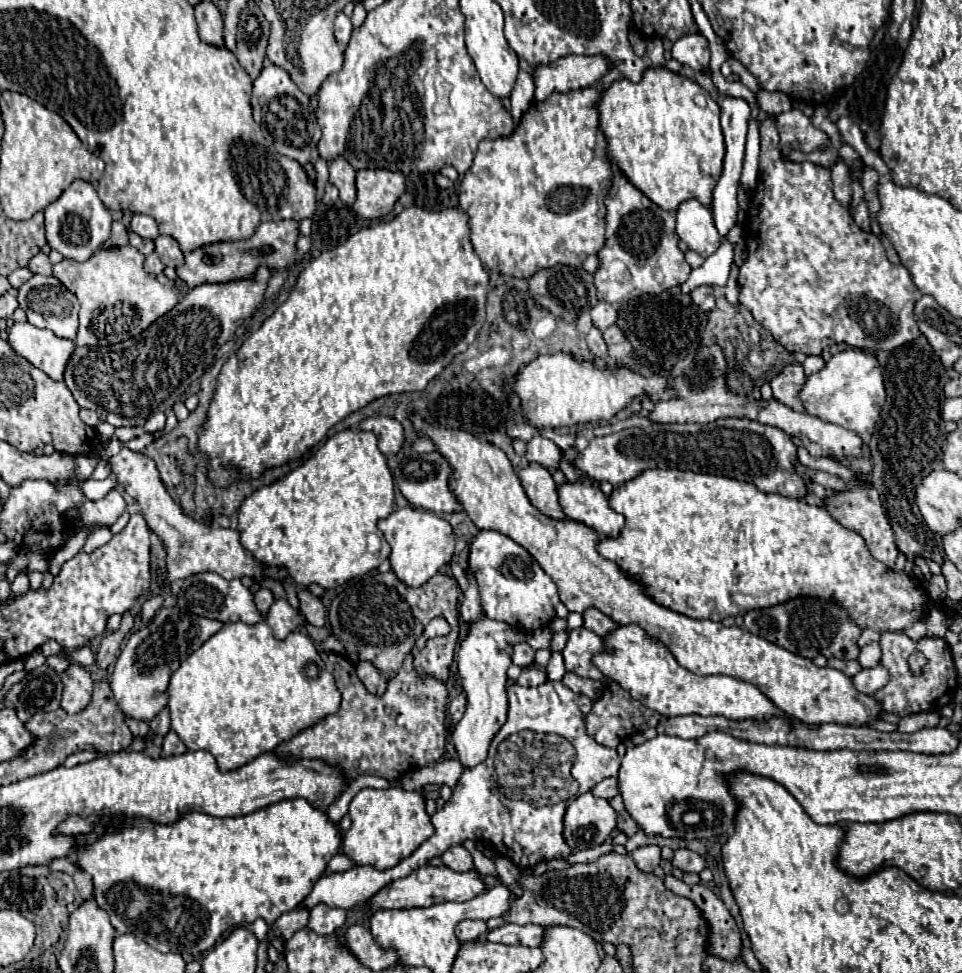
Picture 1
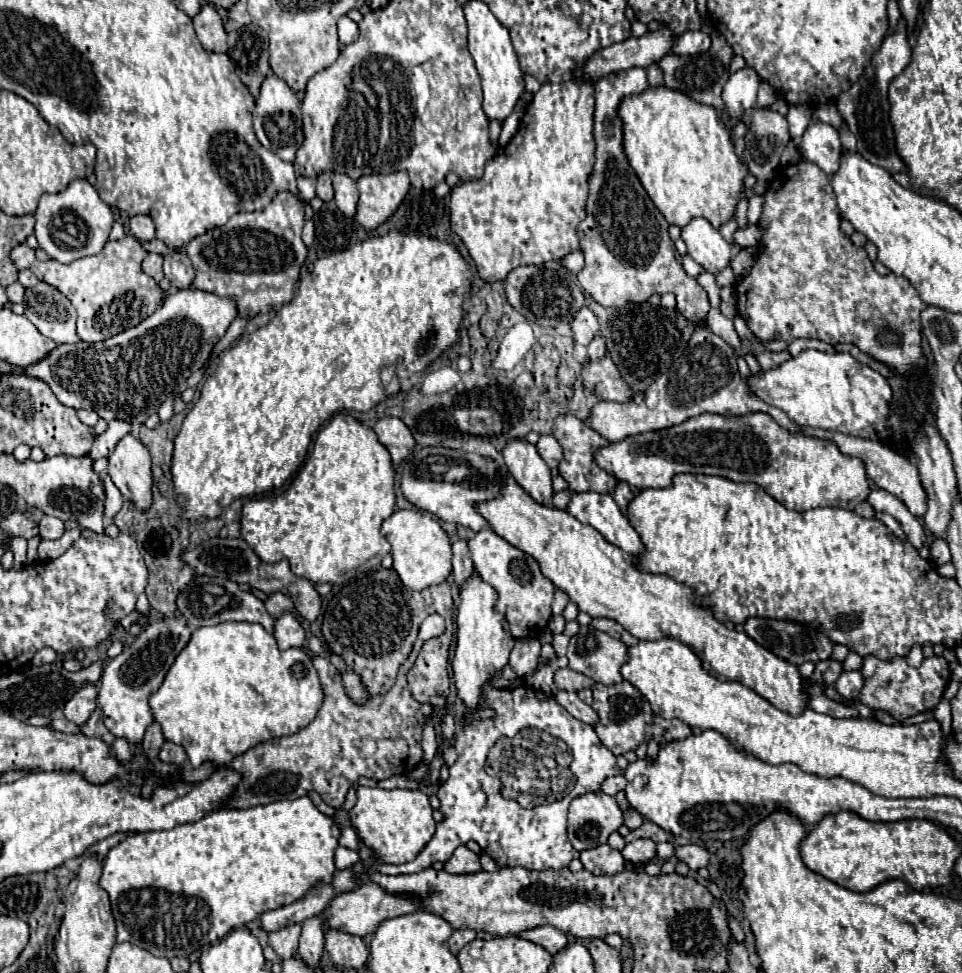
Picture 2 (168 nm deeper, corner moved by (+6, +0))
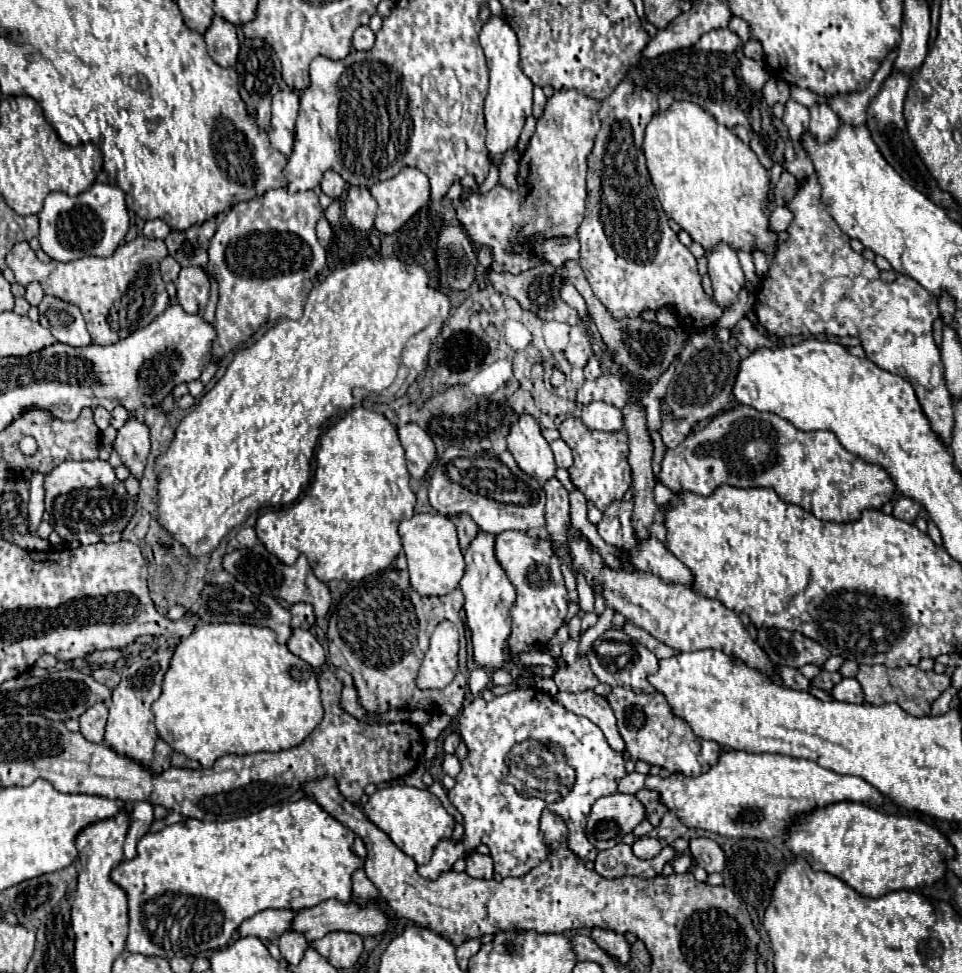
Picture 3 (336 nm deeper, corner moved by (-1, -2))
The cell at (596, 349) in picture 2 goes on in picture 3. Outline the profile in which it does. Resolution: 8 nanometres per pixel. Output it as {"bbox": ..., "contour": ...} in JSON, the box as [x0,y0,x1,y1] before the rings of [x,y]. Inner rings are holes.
{"bbox":[585,356,601,380],"contour":[[[595,356],[589,358],[587,366],[585,366],[585,380],[595,380],[601,376],[601,366],[599,366],[599,360]]]}

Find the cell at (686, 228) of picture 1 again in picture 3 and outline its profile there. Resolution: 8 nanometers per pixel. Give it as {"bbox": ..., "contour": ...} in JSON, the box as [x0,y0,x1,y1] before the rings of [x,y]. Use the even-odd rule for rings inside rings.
{"bbox":[709,244,745,306],"contour":[[[719,244],[709,256],[709,276],[713,282],[713,300],[719,306],[731,306],[737,302],[741,288],[745,286],[745,276],[735,250],[727,244]]]}

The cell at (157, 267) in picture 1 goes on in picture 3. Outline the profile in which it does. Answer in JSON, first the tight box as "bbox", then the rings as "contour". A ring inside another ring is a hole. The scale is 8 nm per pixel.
{"bbox":[161,256,181,282],"contour":[[[167,256],[167,258],[161,262],[161,276],[163,276],[165,282],[175,282],[179,270],[181,270],[179,262],[177,262],[175,258],[171,258],[171,256]]]}

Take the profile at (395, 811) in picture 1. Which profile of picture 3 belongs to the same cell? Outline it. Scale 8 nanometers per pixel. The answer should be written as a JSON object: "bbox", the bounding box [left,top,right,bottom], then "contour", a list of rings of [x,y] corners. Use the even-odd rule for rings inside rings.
{"bbox":[363,786,455,866],"contour":[[[385,786],[379,788],[369,802],[363,806],[365,816],[379,826],[407,856],[411,856],[419,866],[427,864],[439,840],[451,838],[455,818],[443,808],[439,798],[429,790],[419,790],[413,786]]]}

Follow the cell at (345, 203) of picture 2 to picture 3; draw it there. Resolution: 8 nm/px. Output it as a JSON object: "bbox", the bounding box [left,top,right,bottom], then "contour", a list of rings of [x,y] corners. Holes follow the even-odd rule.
{"bbox":[345,186,377,230],"contour":[[[349,186],[345,194],[345,216],[357,230],[371,230],[377,216],[377,202],[369,188]]]}

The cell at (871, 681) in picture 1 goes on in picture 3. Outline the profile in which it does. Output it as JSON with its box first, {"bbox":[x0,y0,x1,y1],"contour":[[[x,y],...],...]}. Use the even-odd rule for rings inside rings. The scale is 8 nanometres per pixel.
{"bbox":[831,678,863,704],"contour":[[[843,678],[831,692],[831,696],[839,702],[851,702],[851,704],[863,704],[863,690],[861,684],[855,678]]]}

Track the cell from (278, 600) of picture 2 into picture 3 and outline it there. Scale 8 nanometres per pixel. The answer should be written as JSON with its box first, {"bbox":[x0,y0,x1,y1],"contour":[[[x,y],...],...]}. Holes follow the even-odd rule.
{"bbox":[291,602,315,630],"contour":[[[303,602],[293,604],[291,614],[293,614],[293,622],[291,622],[293,628],[309,630],[315,624],[315,614],[313,614],[313,606],[311,604],[303,604]]]}

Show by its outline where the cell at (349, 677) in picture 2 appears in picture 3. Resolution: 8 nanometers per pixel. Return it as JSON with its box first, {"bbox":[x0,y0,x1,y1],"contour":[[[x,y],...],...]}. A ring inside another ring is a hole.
{"bbox":[341,686,365,720],"contour":[[[345,686],[343,688],[343,694],[341,694],[341,708],[347,712],[347,714],[351,714],[353,718],[357,718],[357,720],[365,720],[365,708],[357,702],[357,692],[355,692],[355,688],[349,688],[349,686]]]}

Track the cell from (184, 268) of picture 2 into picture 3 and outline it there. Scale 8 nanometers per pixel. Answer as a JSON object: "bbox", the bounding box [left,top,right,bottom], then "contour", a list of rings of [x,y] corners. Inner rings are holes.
{"bbox":[175,266,211,314],"contour":[[[197,266],[181,268],[175,286],[177,286],[177,300],[187,314],[201,314],[205,310],[209,302],[211,284],[201,268]]]}

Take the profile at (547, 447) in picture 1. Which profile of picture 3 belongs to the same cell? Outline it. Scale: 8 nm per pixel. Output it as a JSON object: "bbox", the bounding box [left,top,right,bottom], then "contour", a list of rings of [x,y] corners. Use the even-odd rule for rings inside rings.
{"bbox":[551,440,573,468],"contour":[[[555,440],[555,442],[551,442],[551,448],[553,448],[553,454],[555,454],[557,468],[569,468],[571,462],[573,462],[569,446],[563,440]]]}

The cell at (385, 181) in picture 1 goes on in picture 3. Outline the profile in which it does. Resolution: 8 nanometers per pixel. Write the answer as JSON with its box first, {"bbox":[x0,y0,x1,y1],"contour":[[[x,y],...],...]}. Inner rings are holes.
{"bbox":[371,166,431,234],"contour":[[[405,166],[395,178],[371,186],[371,194],[379,204],[375,228],[383,234],[393,234],[429,202],[431,192],[427,176]]]}

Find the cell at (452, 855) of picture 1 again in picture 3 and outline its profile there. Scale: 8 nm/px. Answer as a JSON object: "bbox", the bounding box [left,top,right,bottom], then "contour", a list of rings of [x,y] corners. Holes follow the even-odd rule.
{"bbox":[465,854,493,880],"contour":[[[471,854],[467,856],[467,868],[465,872],[471,876],[471,878],[485,878],[485,880],[491,880],[493,878],[493,860],[491,856],[485,856],[485,854]]]}

